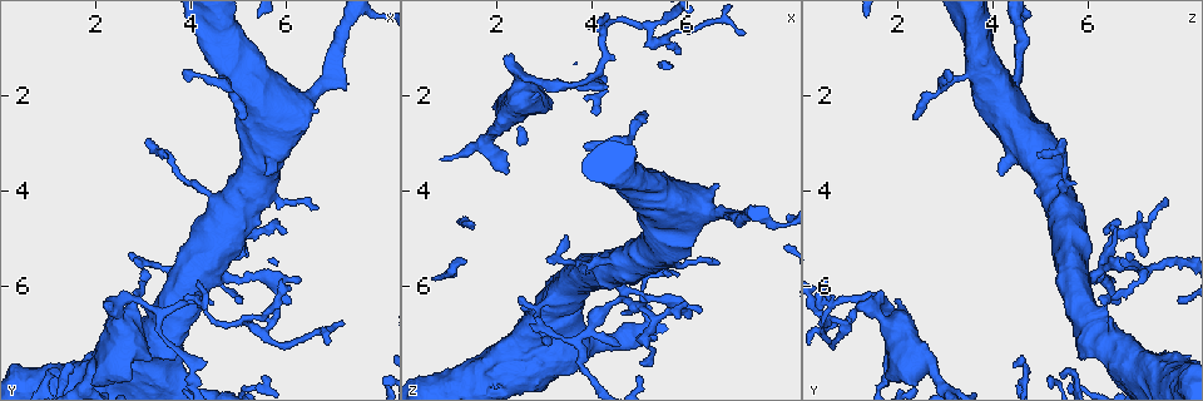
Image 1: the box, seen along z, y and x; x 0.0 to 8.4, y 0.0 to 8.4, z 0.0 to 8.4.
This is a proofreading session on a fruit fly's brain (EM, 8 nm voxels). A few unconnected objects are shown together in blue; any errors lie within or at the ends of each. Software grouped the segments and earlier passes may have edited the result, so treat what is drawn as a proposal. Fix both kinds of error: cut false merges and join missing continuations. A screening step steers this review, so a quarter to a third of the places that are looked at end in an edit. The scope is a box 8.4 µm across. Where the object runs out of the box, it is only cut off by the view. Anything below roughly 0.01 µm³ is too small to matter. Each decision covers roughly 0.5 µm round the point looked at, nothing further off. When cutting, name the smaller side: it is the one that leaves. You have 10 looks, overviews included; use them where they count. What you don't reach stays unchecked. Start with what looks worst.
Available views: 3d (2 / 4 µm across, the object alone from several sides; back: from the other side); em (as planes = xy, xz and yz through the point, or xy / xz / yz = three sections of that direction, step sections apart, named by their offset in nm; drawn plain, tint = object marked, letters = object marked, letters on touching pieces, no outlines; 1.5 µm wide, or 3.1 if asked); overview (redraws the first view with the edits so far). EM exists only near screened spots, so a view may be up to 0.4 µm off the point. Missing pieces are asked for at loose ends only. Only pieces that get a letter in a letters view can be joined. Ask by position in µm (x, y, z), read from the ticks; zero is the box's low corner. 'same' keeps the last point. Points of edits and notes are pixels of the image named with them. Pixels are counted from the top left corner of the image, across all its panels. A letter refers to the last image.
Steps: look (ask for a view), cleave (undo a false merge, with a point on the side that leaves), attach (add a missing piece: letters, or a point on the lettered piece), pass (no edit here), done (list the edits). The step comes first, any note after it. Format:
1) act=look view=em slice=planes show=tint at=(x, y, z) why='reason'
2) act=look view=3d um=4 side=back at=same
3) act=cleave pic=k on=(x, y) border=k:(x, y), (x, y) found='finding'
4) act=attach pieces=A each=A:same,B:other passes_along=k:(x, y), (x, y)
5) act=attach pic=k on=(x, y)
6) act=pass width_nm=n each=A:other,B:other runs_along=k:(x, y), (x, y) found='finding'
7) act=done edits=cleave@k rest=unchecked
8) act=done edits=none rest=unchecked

act=look view=em slice=planes show=plain at=(4.20, 6.25, 0.75) why='arms part here'

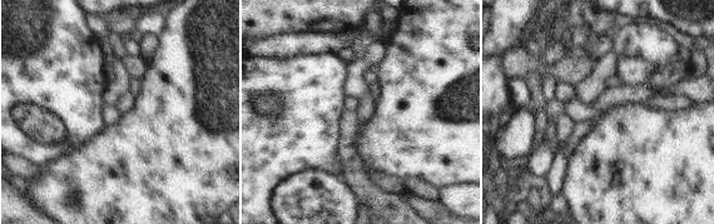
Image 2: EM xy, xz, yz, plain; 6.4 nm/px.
act=look view=em slice=planes show=letters at=same why='what lies round it'

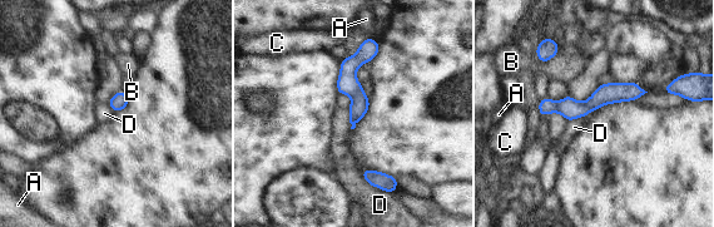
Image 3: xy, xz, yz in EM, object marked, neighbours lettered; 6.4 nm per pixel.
act=pass longest_contact=D:220nm each=A:other,B:other,C:other,D:other found='all the same cell'

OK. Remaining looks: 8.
act=look view=3d um=4 at=(2.35, 6.50, 1.10) why='branch stops here'

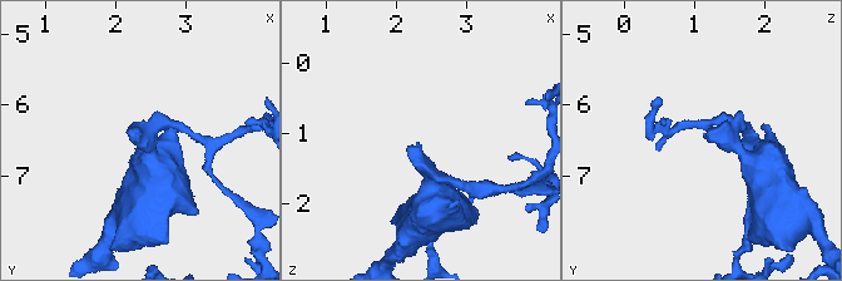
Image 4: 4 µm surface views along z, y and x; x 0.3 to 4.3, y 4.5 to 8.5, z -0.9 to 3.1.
act=look view=em slice=xz step=8 show=tint at=(2.30, 6.45, 1.10) arm_widths_nm=160,320

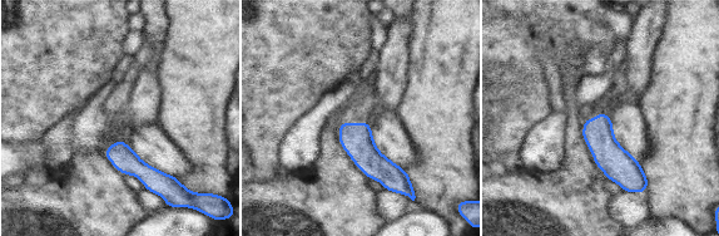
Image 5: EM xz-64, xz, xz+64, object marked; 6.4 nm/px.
act=look view=em slice=planes show=letters at=same

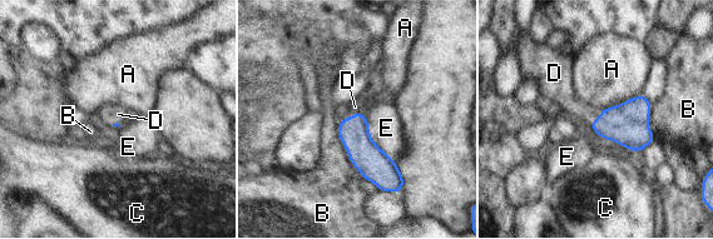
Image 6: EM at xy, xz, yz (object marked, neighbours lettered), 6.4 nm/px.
act=attach pieces=D longest_contact=B:400nm each=A:other,B:other,C:other,D:same,E:other passes_along=6:(353, 133), (353, 113), (355, 106) found='the cell continues'

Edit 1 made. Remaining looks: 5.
act=look view=em um=3.1 slice=planes show=letters at=(1.95, 7.75, 2.70) why='abrupt turn'

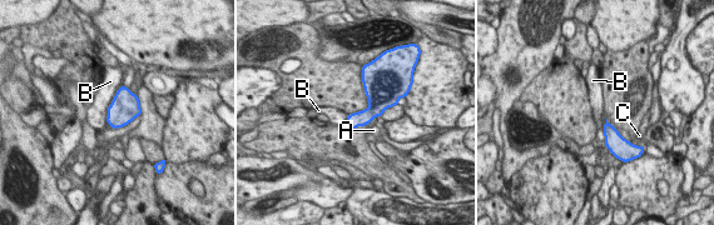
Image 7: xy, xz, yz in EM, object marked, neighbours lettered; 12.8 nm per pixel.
act=pass width_nm=190 each=A:other,B:other,C:other border=7:(117, 93), (108, 108), (107, 123) found='continuous, no second cell'

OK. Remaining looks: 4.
act=look view=3d um=4 side=back at=(7.15, 6.85, 0.70) why='tapers out'

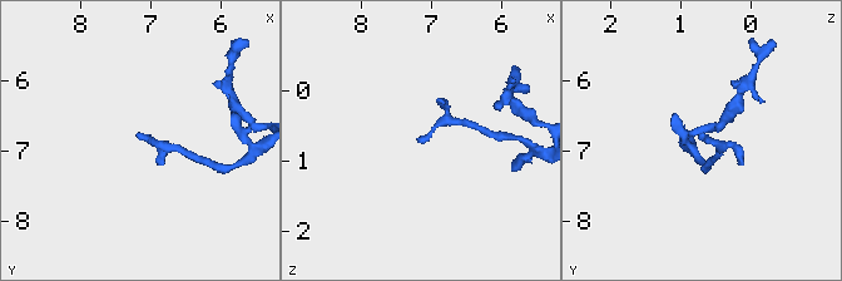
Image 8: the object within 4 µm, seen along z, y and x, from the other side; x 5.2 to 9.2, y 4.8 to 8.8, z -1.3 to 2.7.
act=look view=em slice=planes show=tint at=(7.20, 6.80, 0.70) why='need the tissue'

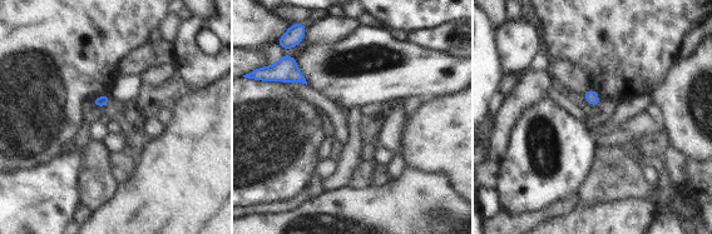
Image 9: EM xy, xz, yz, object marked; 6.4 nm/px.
act=look view=em slice=planes show=letters at=same why='what lies round it'

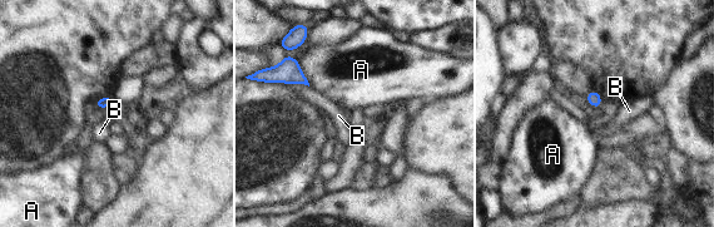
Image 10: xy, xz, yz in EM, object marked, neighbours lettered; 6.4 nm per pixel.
act=pass each=A:other,B:other found='no lettered piece goes on from it'

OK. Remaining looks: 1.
act=done edits=attach@6 rest=unchecked

